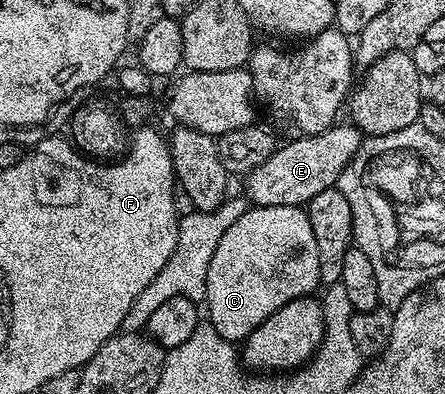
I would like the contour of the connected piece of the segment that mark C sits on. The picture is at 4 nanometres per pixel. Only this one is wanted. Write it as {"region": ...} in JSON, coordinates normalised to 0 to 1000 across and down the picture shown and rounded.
{"region":[[[562,523],[535,558],[515,576],[510,594],[501,594],[501,604],[492,604],[492,627],[483,632],[483,647],[474,652],[474,678],[465,683],[465,736],[456,764],[456,782],[470,789],[465,820],[494,848],[503,863],[521,863],[526,868],[546,868],[580,832],[591,817],[600,817],[600,807],[609,807],[609,797],[618,797],[618,787],[627,787],[636,777],[645,777],[645,766],[656,761],[674,761],[692,754],[710,731],[717,731],[721,708],[717,706],[717,635],[708,627],[708,594],[699,584],[699,563],[694,561],[692,536],[683,525],[665,528],[663,523],[591,523],[589,528]]]}

